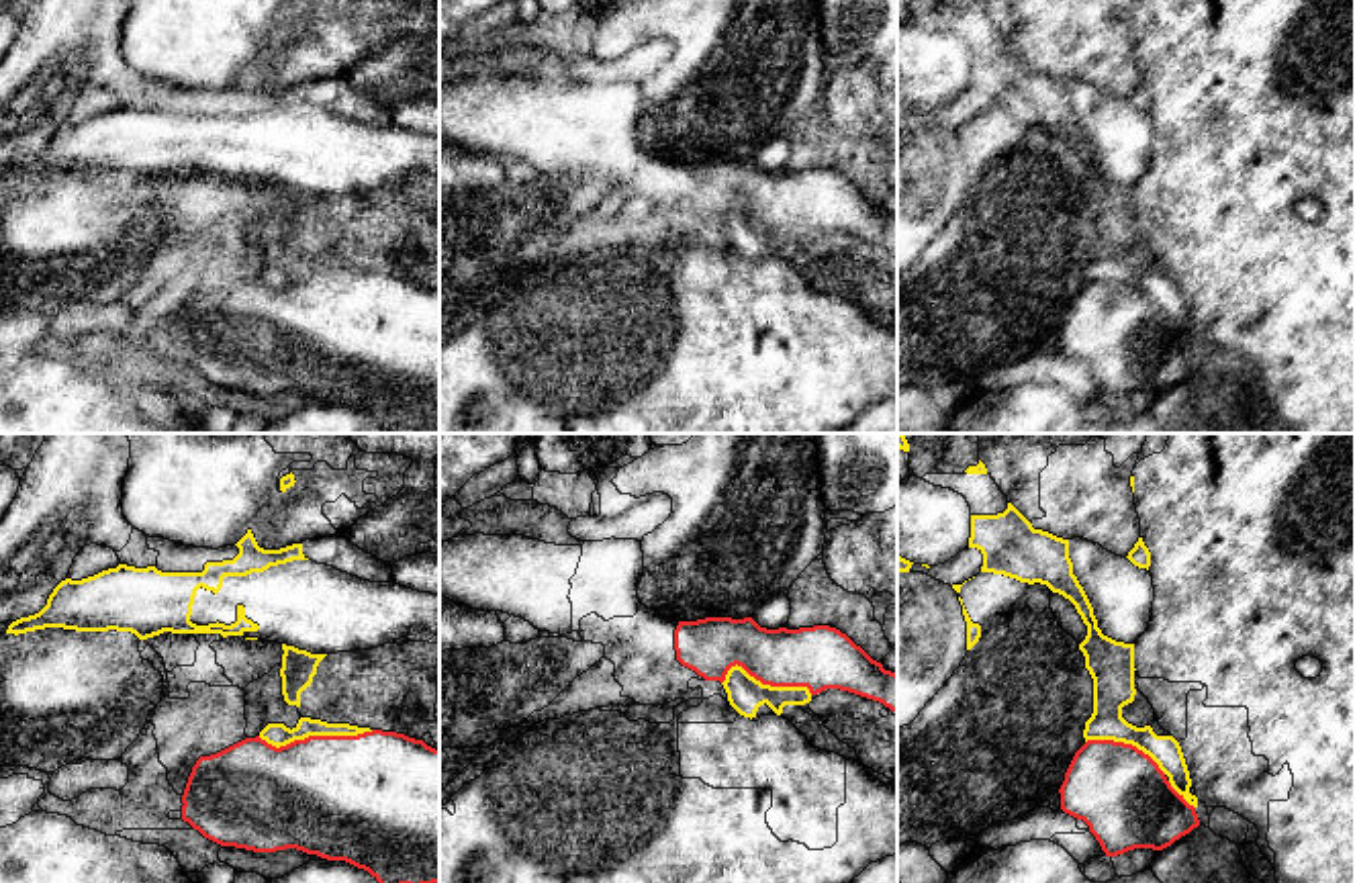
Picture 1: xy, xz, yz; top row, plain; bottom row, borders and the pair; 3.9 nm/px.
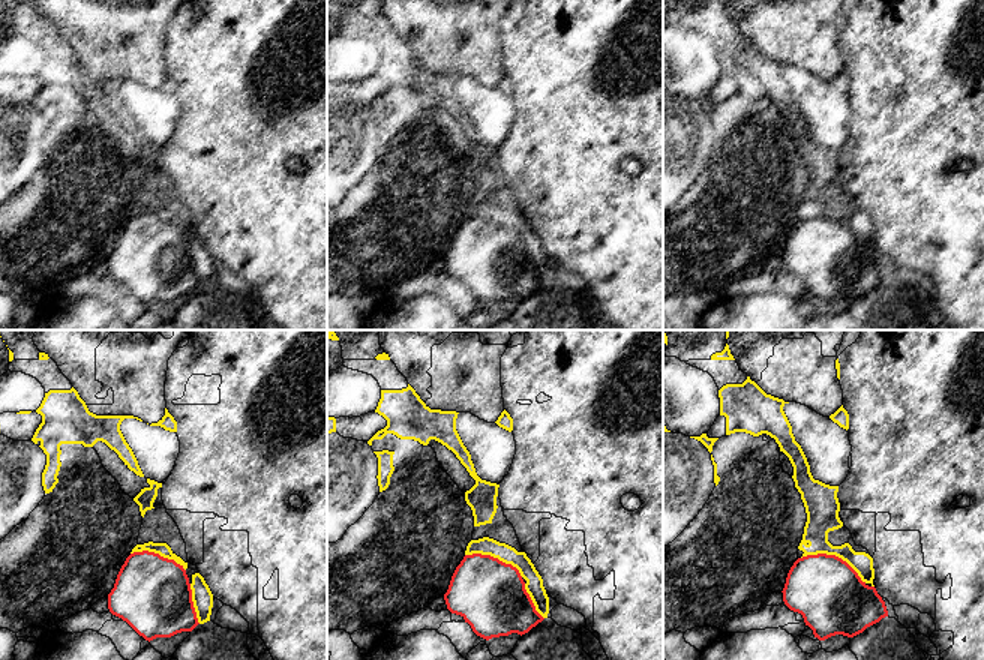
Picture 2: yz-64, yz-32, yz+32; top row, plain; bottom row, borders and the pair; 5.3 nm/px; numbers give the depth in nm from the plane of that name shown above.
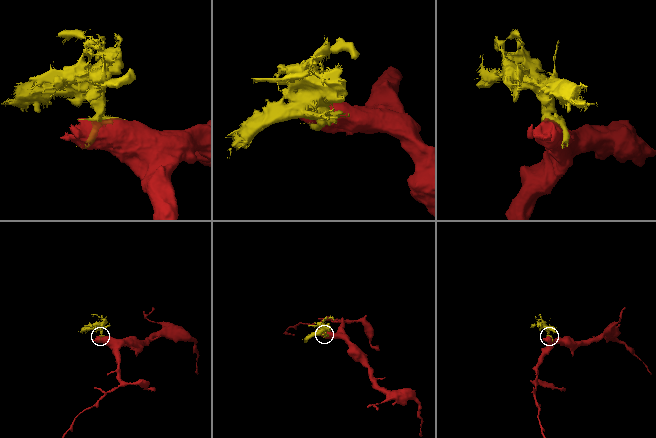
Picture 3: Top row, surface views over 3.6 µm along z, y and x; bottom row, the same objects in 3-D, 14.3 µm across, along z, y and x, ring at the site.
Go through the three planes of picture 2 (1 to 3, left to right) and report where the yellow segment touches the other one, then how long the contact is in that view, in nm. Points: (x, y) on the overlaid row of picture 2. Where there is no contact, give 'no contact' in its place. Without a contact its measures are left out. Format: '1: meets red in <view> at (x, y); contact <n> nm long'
1: meets red in yz-64 at (158, 554); contact 320 nm long
2: meets red in yz-32 at (495, 558); contact 340 nm long
3: meets red in yz+32 at (834, 555); contact 380 nm long

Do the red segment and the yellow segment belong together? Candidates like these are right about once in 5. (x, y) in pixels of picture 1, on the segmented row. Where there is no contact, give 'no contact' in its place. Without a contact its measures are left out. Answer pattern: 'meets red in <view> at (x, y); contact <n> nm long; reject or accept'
meets red in xy at (315, 736); contact 460 nm long; reject

